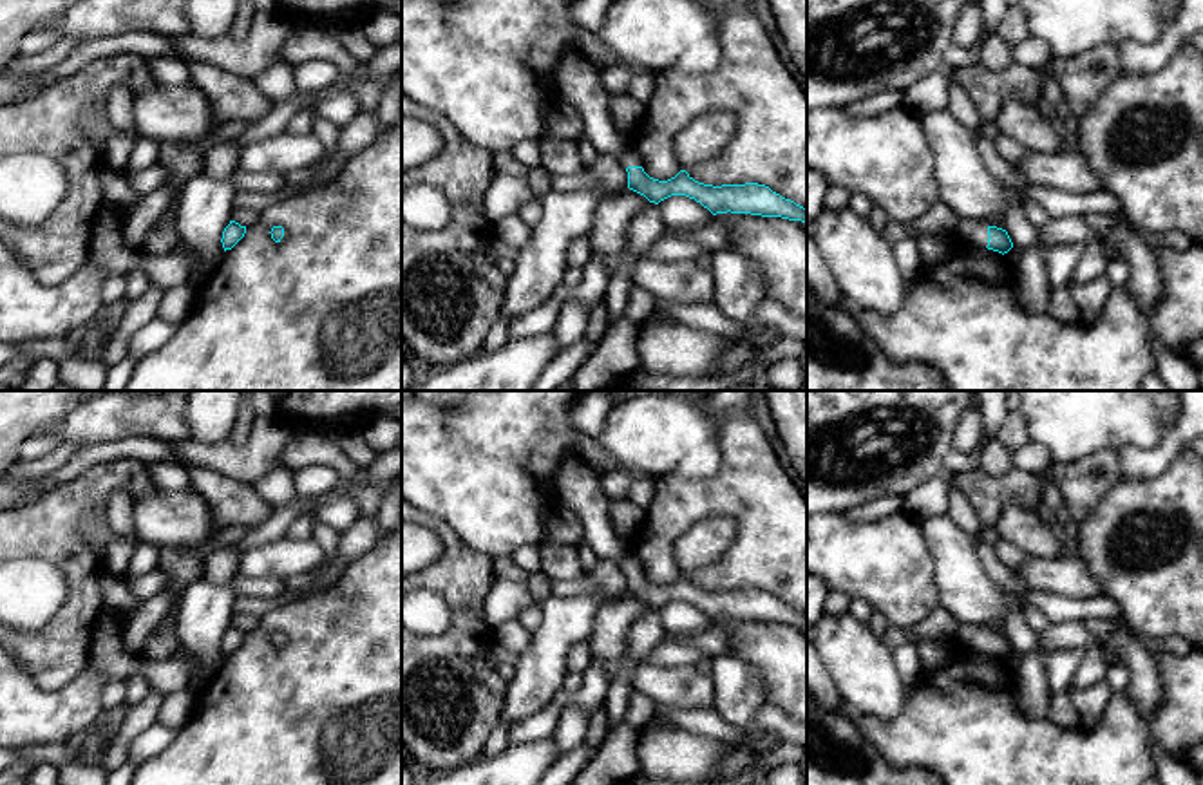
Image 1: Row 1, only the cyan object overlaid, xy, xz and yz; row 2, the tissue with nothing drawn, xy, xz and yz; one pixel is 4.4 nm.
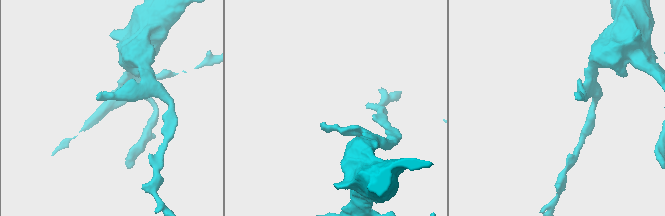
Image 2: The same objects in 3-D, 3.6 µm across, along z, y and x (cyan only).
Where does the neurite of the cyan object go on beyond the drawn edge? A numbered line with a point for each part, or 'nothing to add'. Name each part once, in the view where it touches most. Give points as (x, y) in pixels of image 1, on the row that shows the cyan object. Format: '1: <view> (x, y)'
1: yz (972, 232)

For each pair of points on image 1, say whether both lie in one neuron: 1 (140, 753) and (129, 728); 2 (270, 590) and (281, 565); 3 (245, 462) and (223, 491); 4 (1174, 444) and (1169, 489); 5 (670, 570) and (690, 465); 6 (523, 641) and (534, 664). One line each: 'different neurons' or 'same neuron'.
1: different neurons
2: different neurons
3: different neurons
4: different neurons
5: different neurons
6: different neurons

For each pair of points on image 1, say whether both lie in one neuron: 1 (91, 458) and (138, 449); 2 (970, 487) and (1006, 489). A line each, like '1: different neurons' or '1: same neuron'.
1: same neuron
2: same neuron

